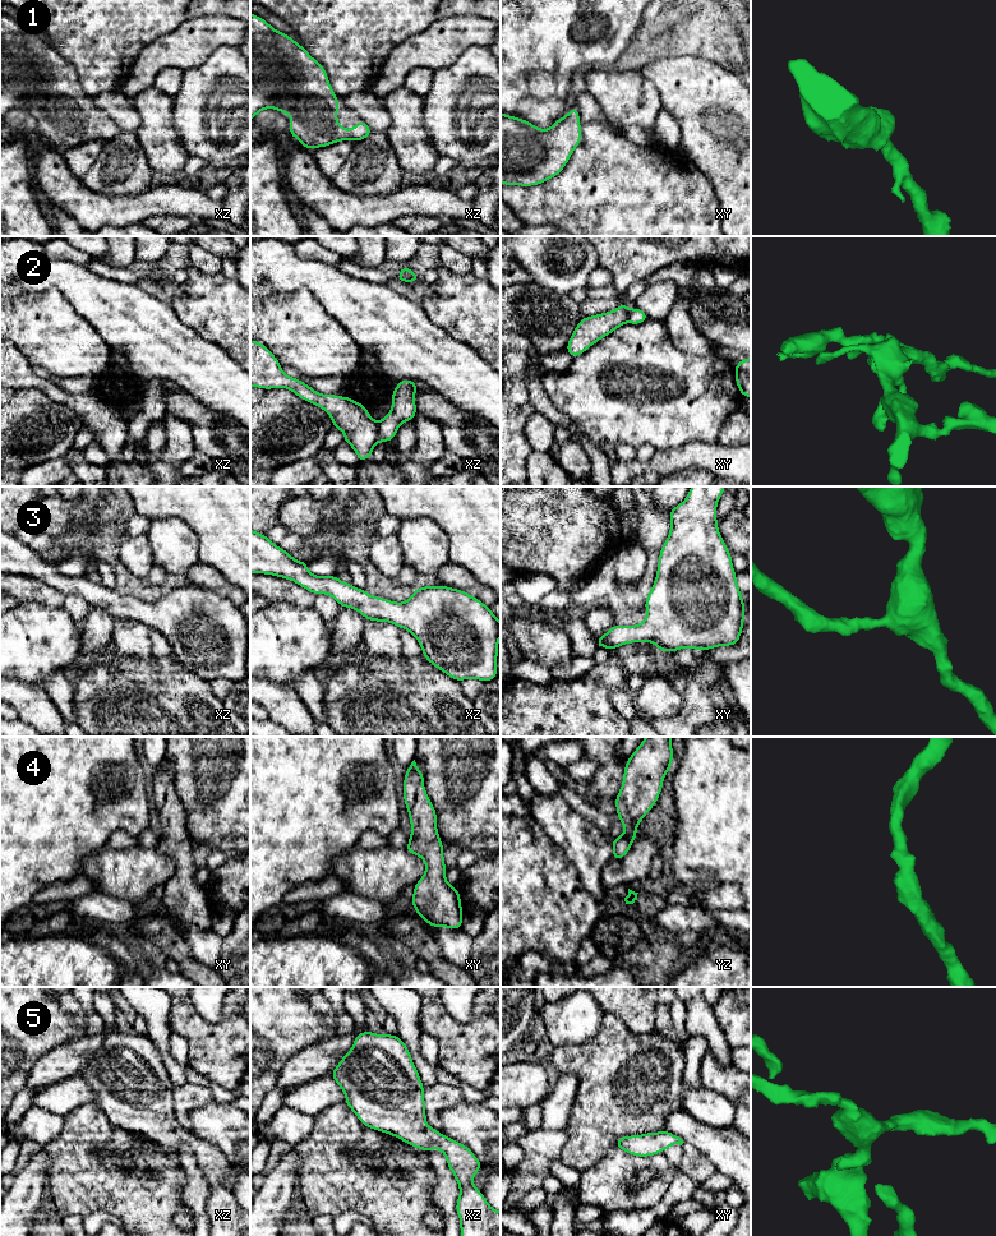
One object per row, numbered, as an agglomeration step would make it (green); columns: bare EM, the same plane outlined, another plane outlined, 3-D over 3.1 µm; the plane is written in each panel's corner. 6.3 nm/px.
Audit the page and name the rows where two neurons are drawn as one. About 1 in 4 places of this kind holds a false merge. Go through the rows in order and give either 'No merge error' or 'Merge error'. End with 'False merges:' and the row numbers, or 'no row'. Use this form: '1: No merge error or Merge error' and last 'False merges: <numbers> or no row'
1: No merge error
2: Merge error
3: No merge error
4: No merge error
5: No merge error
False merges: 2

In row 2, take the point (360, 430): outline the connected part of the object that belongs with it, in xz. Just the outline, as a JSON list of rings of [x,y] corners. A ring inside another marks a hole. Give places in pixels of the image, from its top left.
[[[250,340],[250,387],[290,389],[332,418],[332,428],[345,433],[343,442],[352,447],[359,464],[373,455],[378,441],[378,423],[370,418],[366,406],[351,397],[318,393],[301,379],[286,375],[271,350],[255,340]]]

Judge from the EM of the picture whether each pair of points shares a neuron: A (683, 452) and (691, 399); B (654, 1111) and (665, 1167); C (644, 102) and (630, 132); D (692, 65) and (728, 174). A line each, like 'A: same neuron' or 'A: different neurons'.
A: different neurons
B: different neurons
C: different neurons
D: same neuron

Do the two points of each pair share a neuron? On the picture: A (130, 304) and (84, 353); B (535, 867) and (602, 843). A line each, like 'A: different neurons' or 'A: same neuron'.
A: different neurons
B: different neurons

